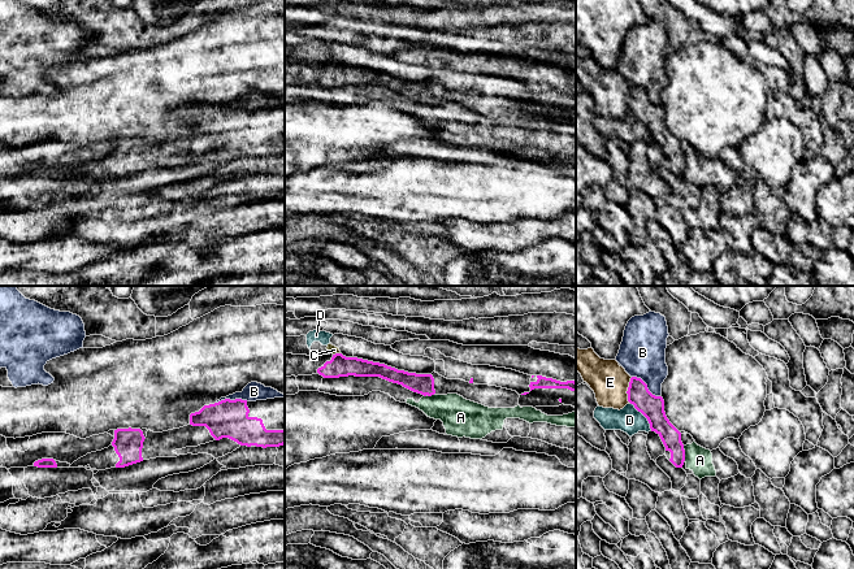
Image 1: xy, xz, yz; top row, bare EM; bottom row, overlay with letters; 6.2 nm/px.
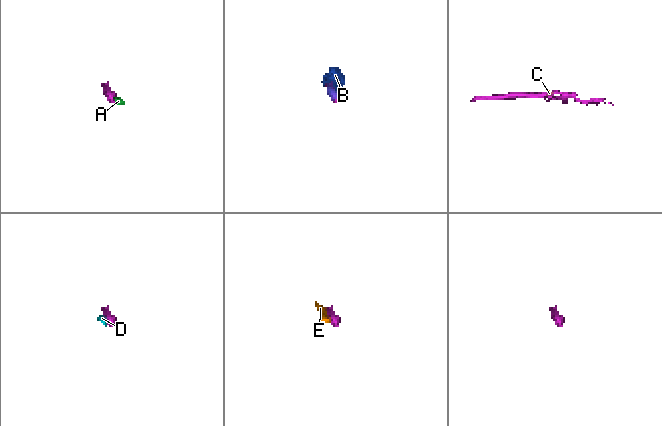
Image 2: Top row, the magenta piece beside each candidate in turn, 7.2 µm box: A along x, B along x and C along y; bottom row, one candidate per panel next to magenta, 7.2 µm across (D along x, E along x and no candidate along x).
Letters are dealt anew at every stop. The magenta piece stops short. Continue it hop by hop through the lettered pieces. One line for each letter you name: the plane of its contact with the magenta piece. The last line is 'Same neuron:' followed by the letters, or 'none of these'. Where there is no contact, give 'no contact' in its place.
Same neuron: none of these

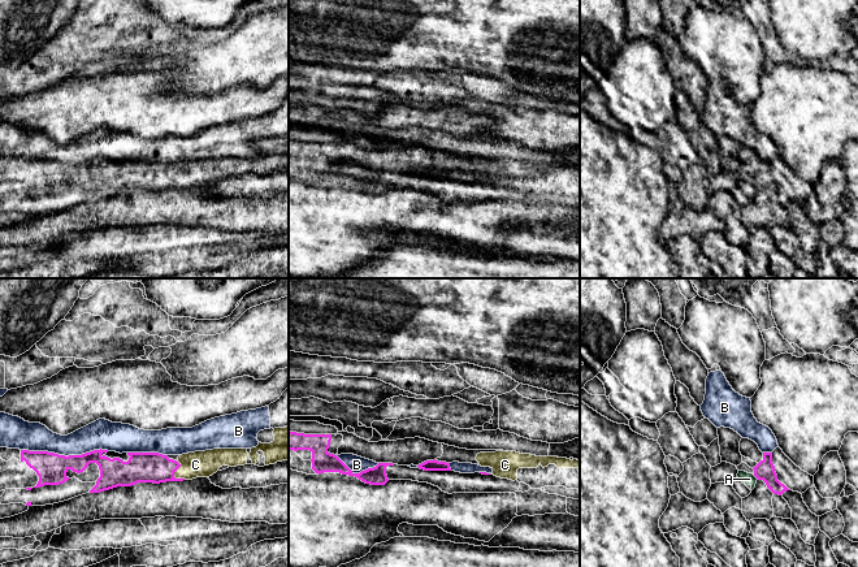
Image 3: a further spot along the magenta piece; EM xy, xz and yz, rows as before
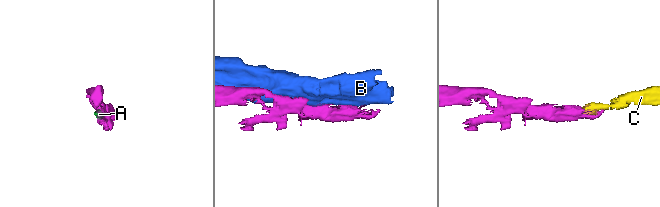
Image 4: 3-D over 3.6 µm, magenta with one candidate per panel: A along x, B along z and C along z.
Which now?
C: xy
Same neuron: C

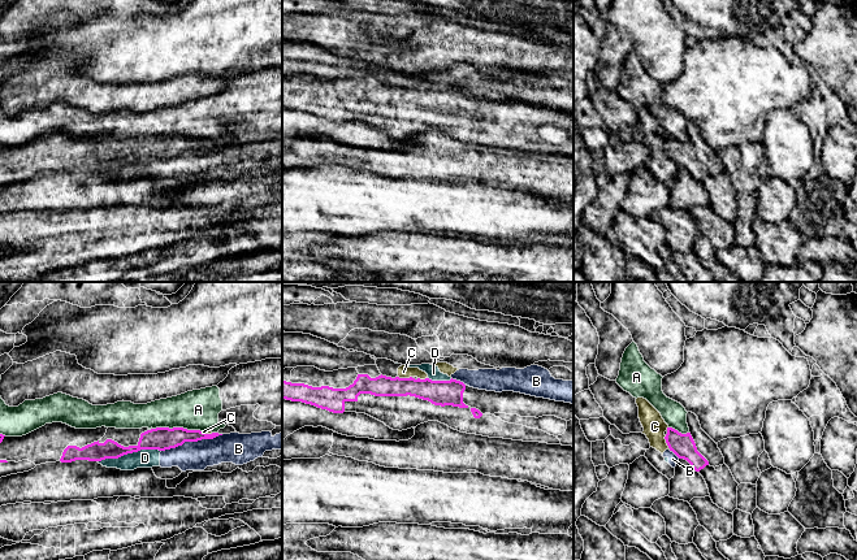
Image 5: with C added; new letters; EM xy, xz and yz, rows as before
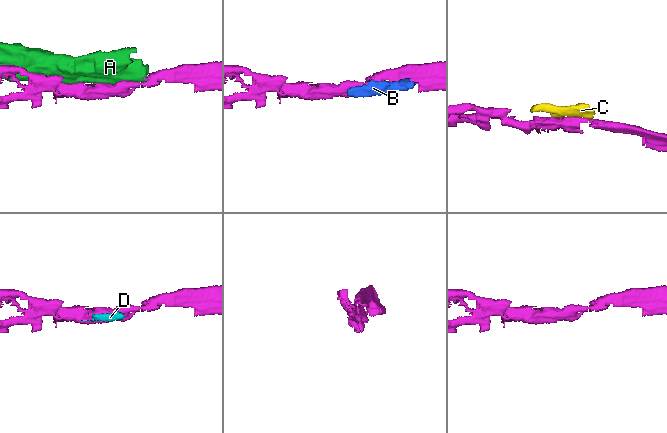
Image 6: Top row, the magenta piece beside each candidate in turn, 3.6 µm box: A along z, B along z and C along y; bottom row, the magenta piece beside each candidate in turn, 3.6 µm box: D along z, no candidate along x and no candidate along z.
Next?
Same neuron: none of these

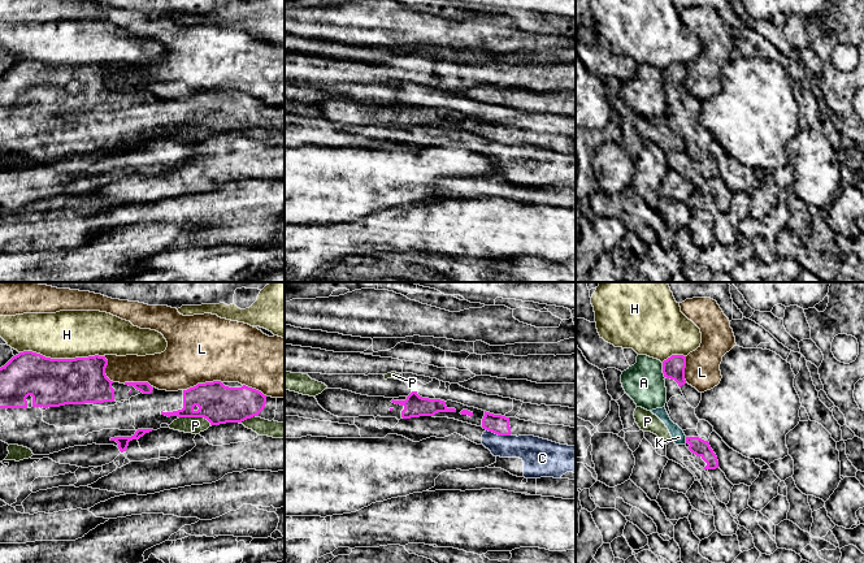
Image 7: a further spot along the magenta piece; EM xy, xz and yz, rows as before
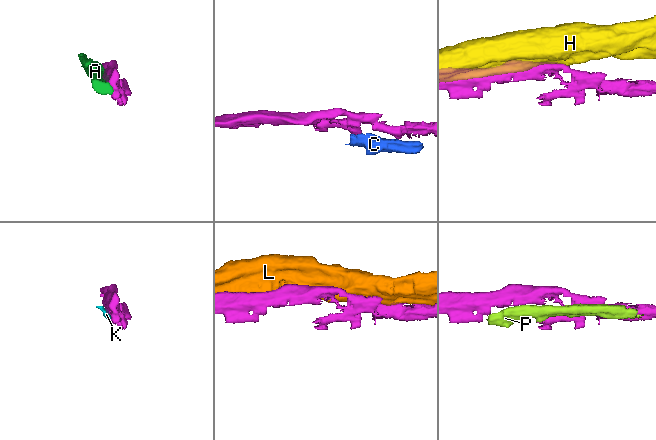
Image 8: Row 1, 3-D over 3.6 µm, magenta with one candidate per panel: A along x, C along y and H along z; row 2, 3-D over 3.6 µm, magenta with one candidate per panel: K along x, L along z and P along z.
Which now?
Same neuron: none of these

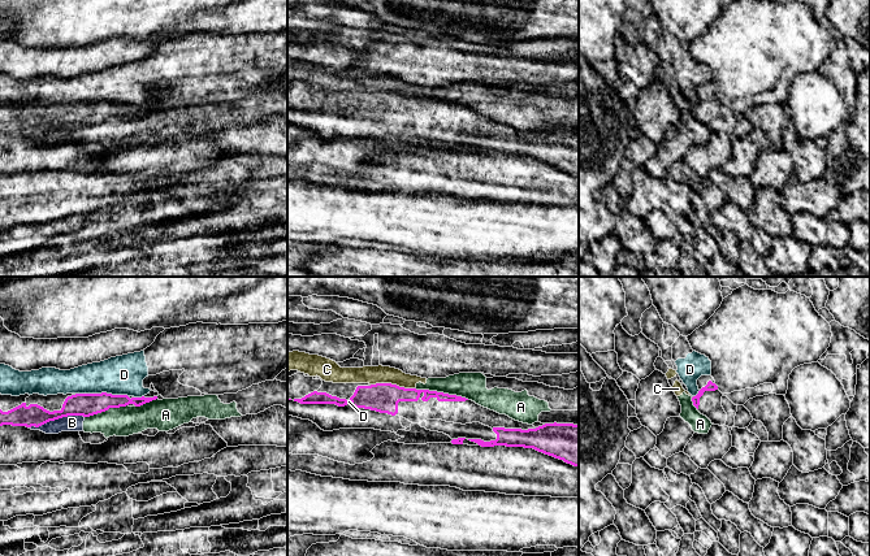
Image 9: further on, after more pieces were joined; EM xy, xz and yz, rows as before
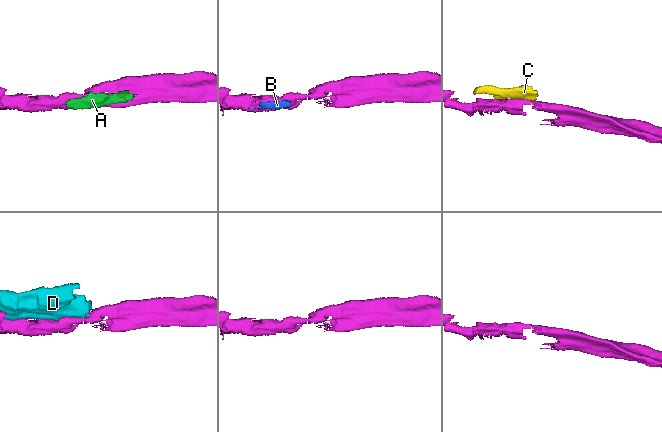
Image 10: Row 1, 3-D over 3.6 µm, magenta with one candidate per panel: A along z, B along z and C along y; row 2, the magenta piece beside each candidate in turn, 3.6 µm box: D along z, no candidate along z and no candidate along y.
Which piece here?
Same neuron: none of these

